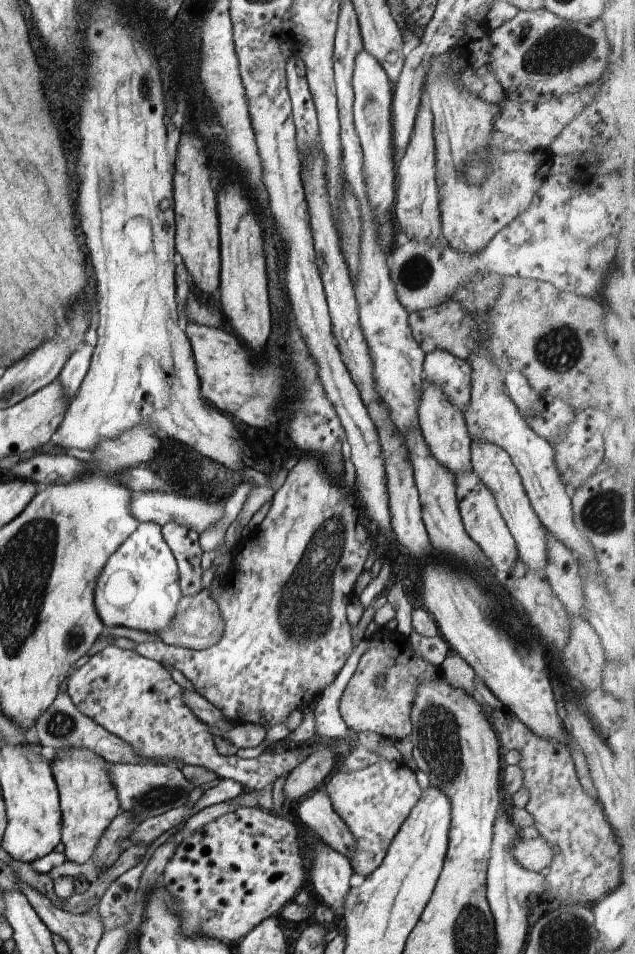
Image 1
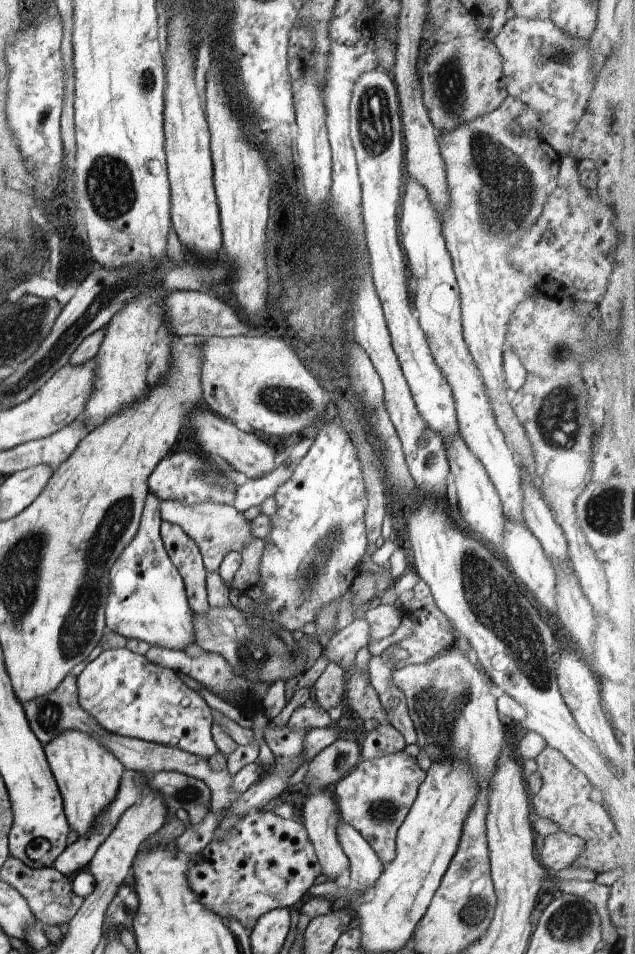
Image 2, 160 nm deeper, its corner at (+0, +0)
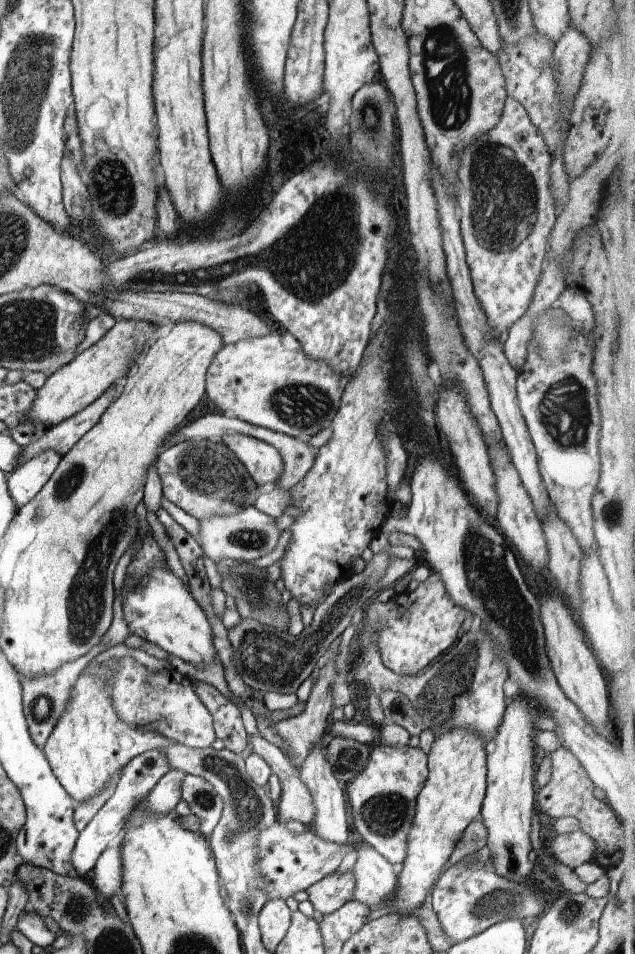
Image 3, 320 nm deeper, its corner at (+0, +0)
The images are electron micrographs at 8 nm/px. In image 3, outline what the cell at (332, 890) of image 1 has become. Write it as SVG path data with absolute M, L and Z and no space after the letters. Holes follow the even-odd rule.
M321 740L318 742L318 745L310 751L310 754L308 754L306 760L302 763L301 769L299 769L300 778L309 788L315 806L314 820L310 829L321 839L339 845L346 845L348 844L349 829L348 820L346 820L346 800L344 800L344 790L340 789L338 780L333 775L332 767L330 766L326 755L322 754L320 744Z

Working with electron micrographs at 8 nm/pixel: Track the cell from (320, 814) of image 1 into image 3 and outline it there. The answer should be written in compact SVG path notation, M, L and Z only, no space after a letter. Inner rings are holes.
M364 841L354 847L358 860L354 866L353 900L377 908L395 896L398 868Z

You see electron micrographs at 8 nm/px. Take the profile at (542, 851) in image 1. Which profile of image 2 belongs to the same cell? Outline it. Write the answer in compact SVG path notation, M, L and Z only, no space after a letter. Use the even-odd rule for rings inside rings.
M559 831L544 838L543 847L536 851L537 859L543 868L559 871L578 860L584 849L584 840Z

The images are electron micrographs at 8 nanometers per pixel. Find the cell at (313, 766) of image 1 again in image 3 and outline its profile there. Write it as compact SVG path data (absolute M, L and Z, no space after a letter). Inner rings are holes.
M335 737L327 746L326 758L338 782L350 784L366 768L370 751L367 744Z

